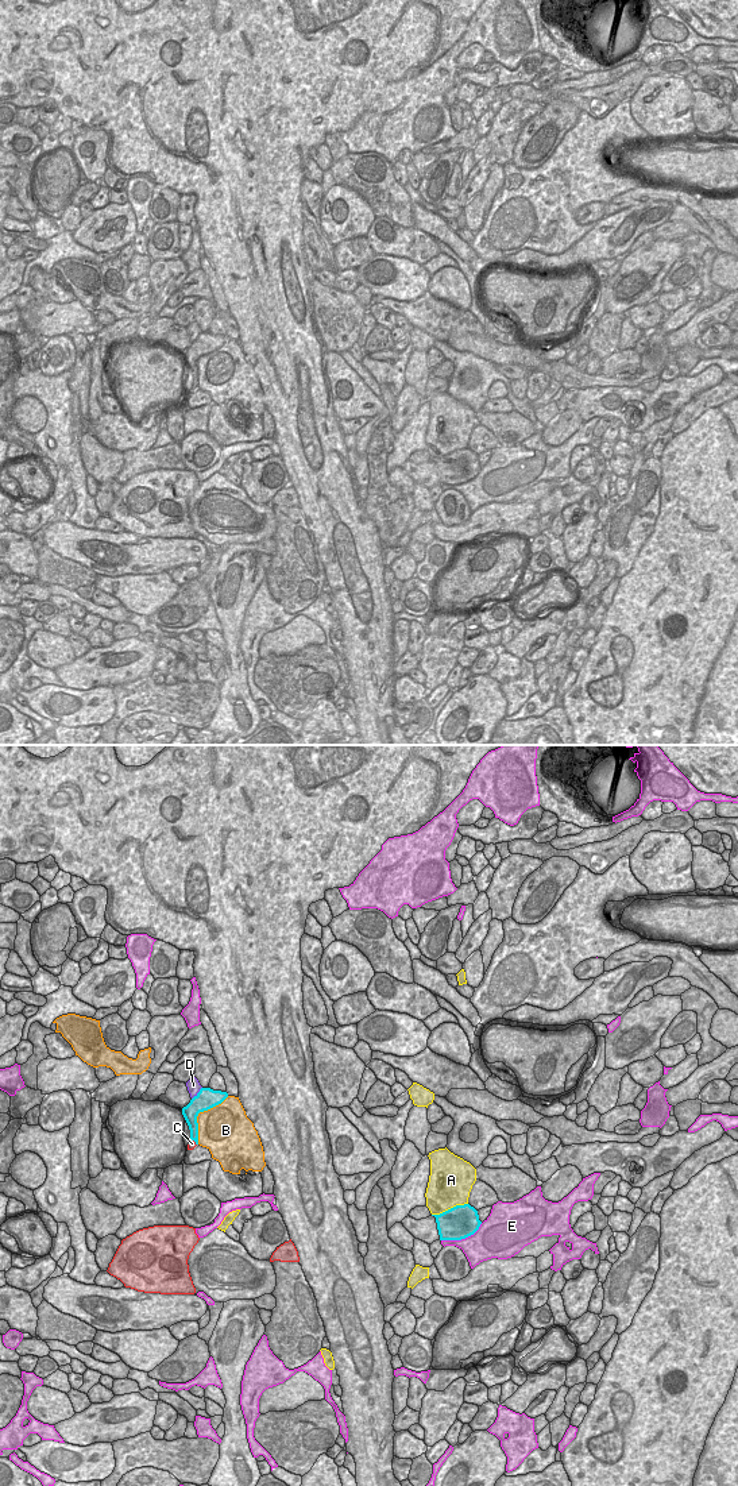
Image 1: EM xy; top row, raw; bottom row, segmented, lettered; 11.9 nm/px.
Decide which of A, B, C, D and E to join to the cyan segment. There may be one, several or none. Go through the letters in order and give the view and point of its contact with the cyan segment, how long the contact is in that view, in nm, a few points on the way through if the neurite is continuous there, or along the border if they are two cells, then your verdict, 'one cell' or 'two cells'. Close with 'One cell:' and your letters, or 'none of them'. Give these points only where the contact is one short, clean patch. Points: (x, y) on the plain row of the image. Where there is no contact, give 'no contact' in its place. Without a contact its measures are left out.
A: meets cyan in xy at (451, 452); contact 460 nm long; two cells
B: meets cyan in xy at (199, 356); contact 700 nm long; two cells
C: meets cyan in xy at (194, 385); contact 110 nm long; border along xy (190, 383), (196, 389); two cells
D: meets cyan in xy at (197, 338); contact 200 nm long; two cells
E: meets cyan in xy at (462, 482); contact 550 nm long; two cells
One cell: none of them

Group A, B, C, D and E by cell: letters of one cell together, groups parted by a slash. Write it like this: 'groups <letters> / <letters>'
groups A / B / C / D / E

